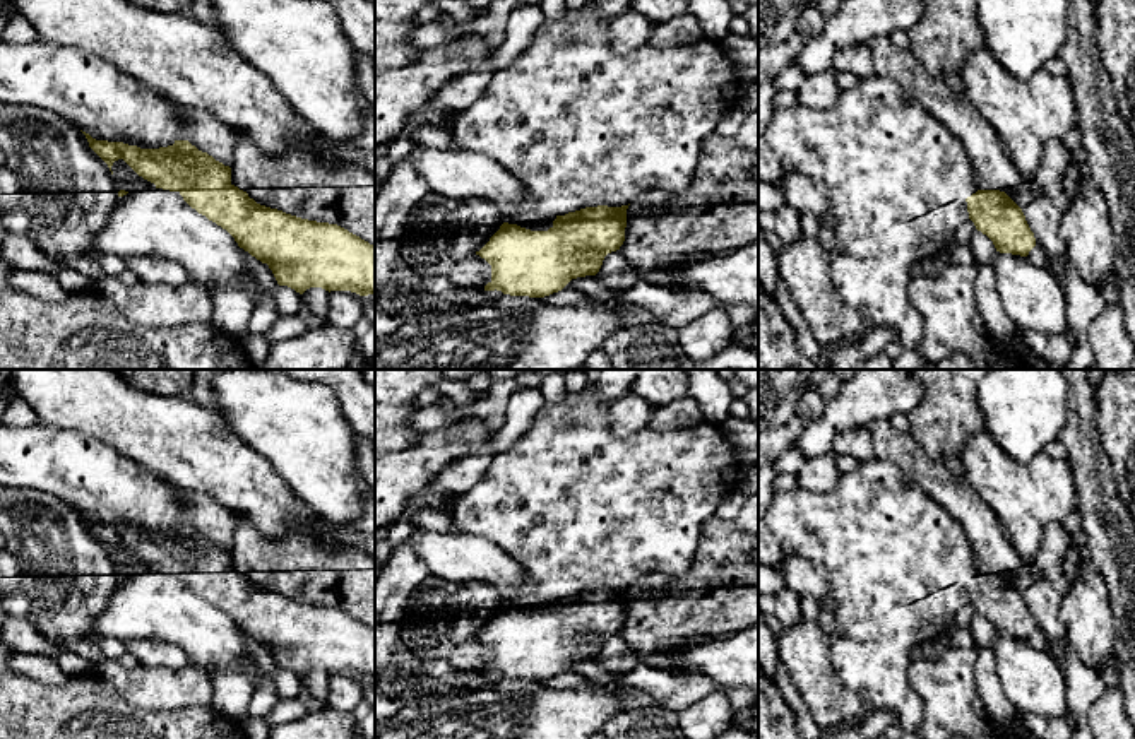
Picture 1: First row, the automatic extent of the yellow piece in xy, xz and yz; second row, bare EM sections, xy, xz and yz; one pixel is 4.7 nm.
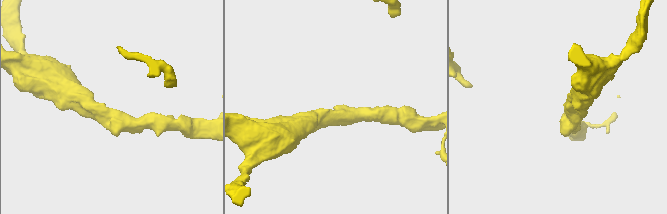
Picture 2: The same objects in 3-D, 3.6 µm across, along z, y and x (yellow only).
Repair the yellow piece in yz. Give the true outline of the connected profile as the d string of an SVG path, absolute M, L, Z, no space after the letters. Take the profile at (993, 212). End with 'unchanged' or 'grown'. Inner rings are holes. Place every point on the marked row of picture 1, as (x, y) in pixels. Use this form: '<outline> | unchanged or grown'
M978 190L966 198L969 219L986 234L996 251L1027 257L1036 246L1022 209L1000 190Z | unchanged

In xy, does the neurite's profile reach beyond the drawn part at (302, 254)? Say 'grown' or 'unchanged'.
unchanged

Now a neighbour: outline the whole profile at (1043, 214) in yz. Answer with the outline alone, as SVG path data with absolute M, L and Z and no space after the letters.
M1063 140L1048 142L1041 166L1029 181L1032 200L1022 209L1036 243L1048 253L1048 267L1053 274L1056 262L1068 260L1061 238L1061 217L1070 202L1070 197L1063 192L1063 178L1072 161L1072 151L1065 147Z

